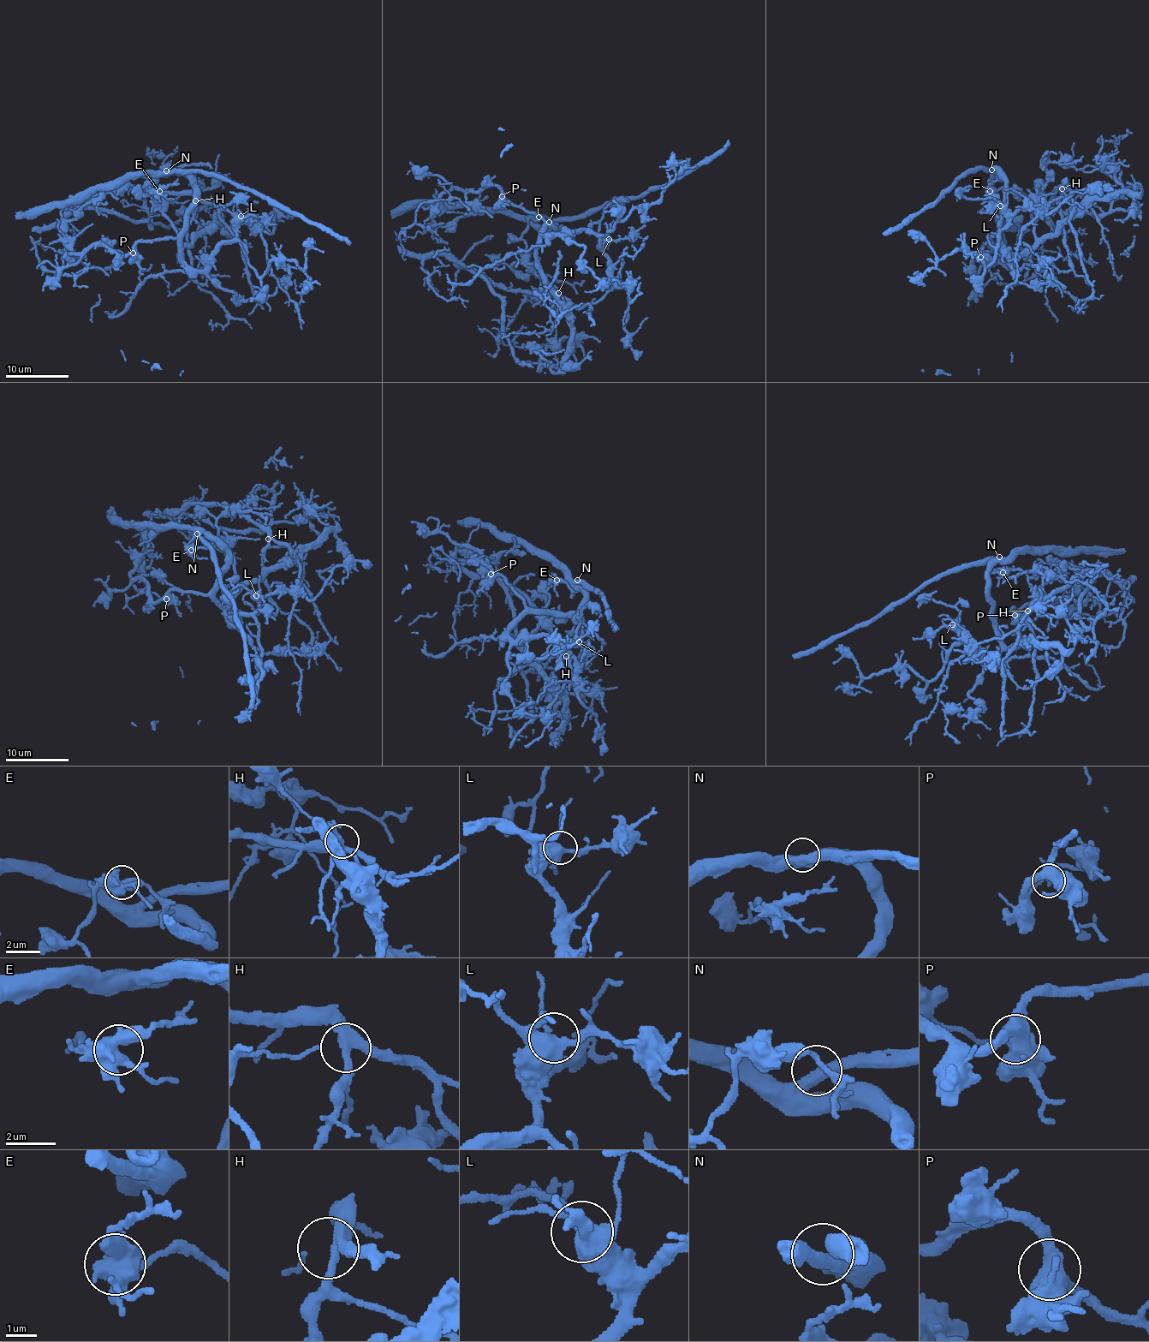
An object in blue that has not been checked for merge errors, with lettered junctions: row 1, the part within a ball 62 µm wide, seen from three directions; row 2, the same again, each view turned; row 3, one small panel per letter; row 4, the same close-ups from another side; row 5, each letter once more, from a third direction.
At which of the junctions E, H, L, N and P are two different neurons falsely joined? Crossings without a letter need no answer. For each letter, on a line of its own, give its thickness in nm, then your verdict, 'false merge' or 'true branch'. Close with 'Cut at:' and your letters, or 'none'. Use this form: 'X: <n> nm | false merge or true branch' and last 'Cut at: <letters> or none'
E: 600 nm | true branch
H: 360 nm | true branch
L: 440 nm | true branch
N: 440 nm | true branch
P: 500 nm | true branch
Cut at: none

